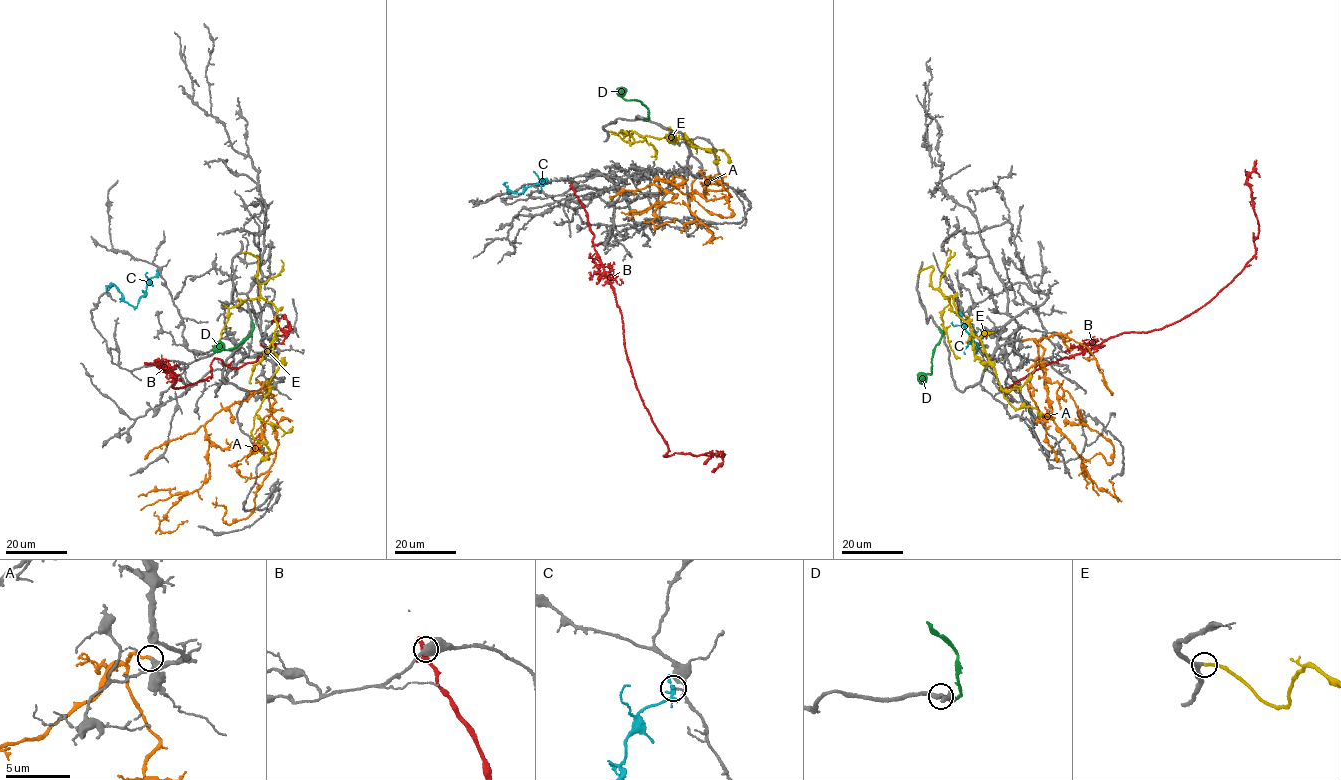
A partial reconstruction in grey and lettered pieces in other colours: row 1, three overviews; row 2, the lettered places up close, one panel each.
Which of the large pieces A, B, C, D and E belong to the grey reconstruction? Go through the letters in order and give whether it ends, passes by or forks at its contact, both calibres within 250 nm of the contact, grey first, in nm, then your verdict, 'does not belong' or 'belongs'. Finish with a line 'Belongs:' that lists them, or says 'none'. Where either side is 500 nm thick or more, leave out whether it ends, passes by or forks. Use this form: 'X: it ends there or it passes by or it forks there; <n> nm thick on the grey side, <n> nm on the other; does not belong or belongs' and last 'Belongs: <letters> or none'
A: it ends there; 280 nm thick on the grey side, 240 nm on the other; belongs
B: 600 nm thick on the grey side, 500 nm on the other; does not belong
C: it forks there; 120 nm thick on the grey side, 200 nm on the other; does not belong
D: it ends there; 300 nm thick on the grey side, 240 nm on the other; does not belong
E: it ends there; 320 nm thick on the grey side, 240 nm on the other; belongs
Belongs: A, E

